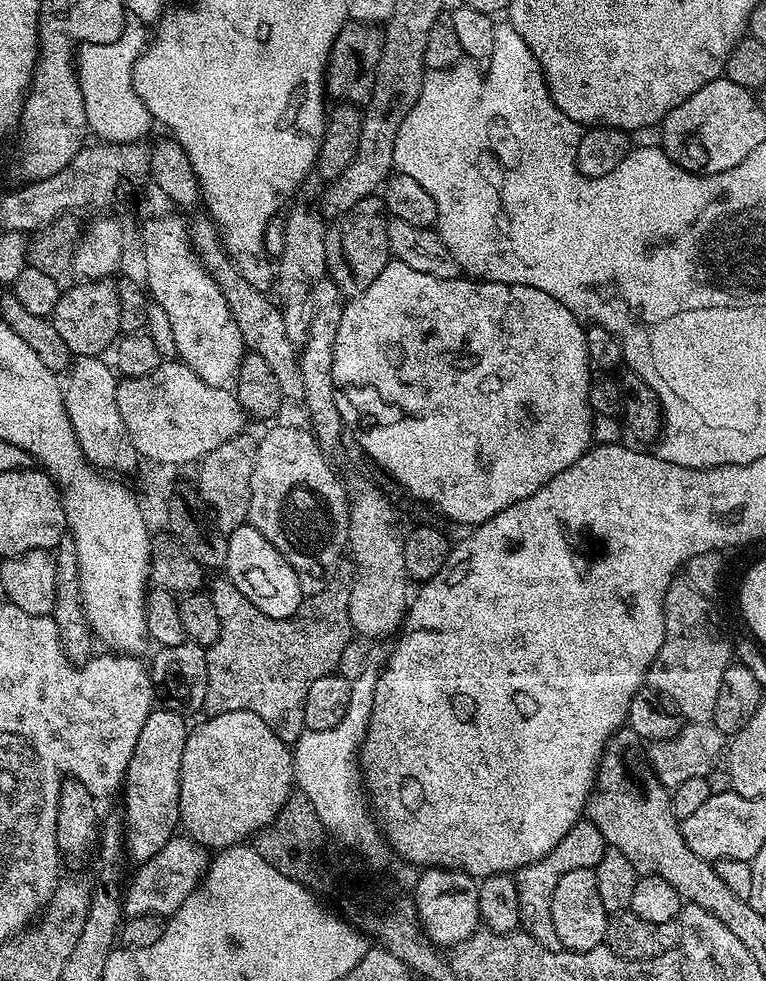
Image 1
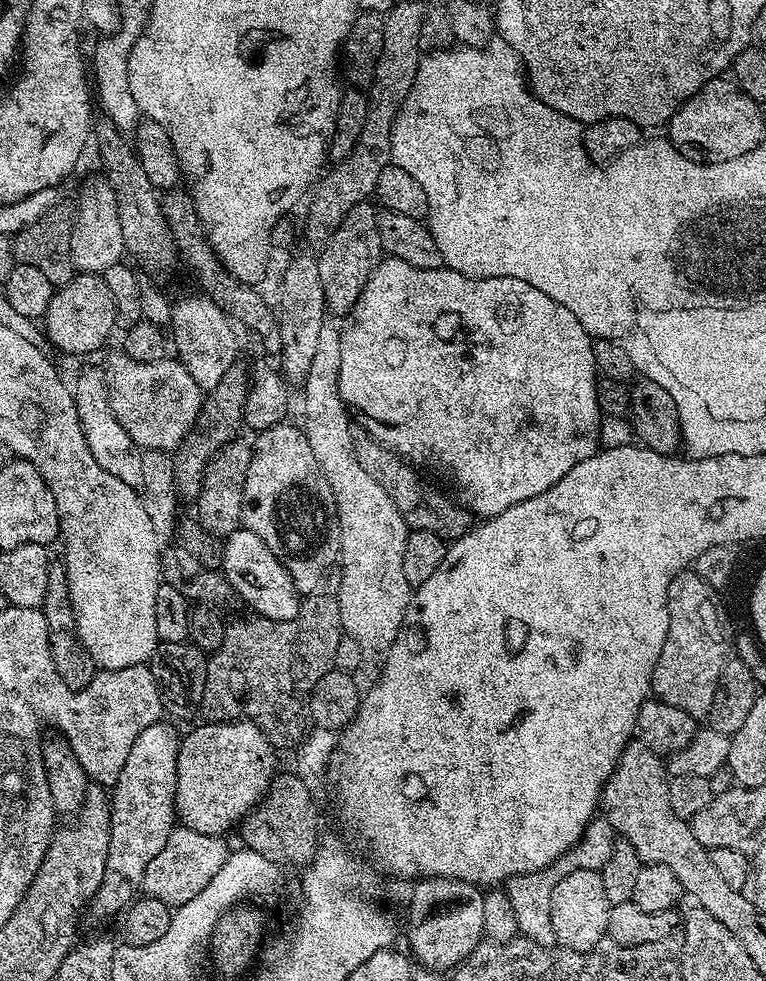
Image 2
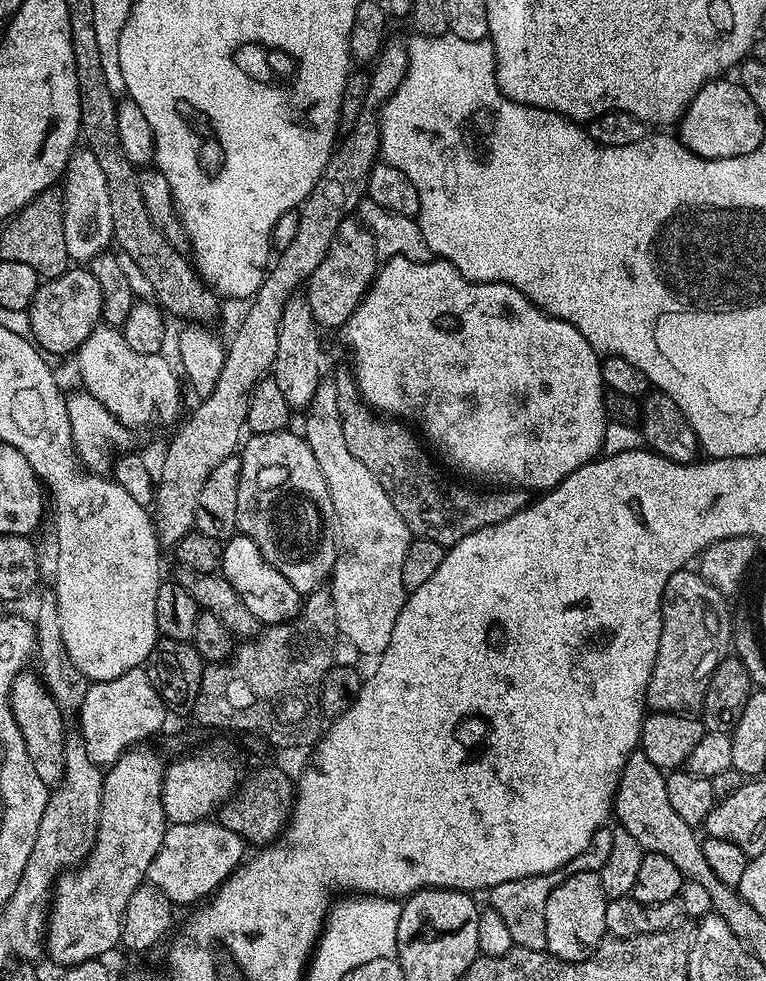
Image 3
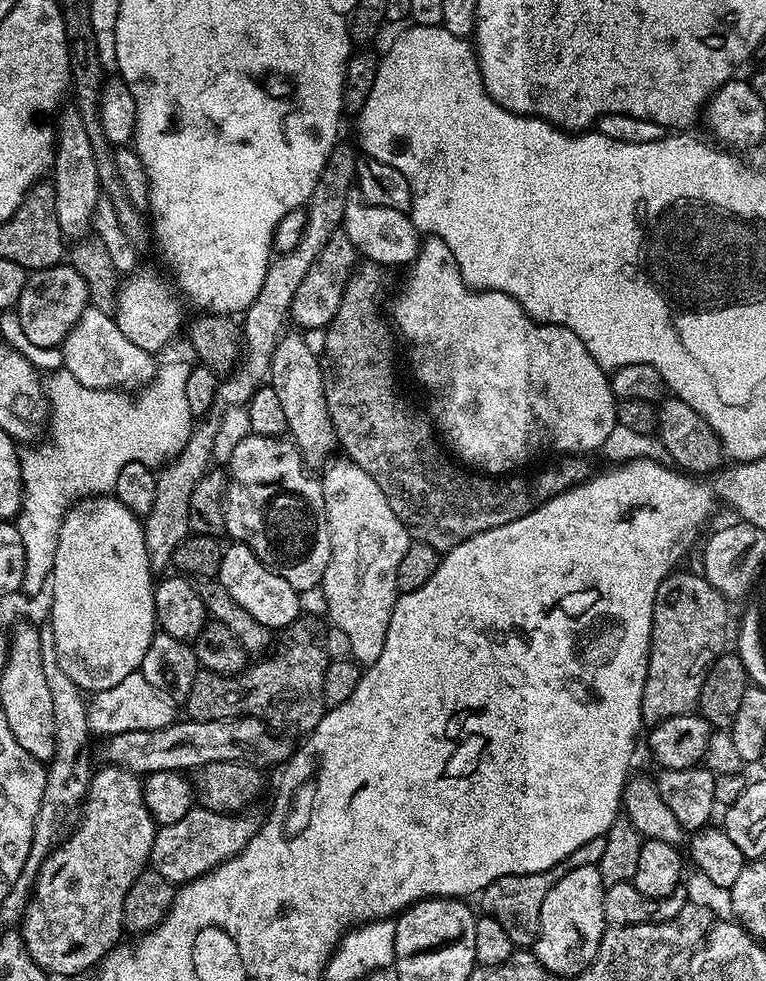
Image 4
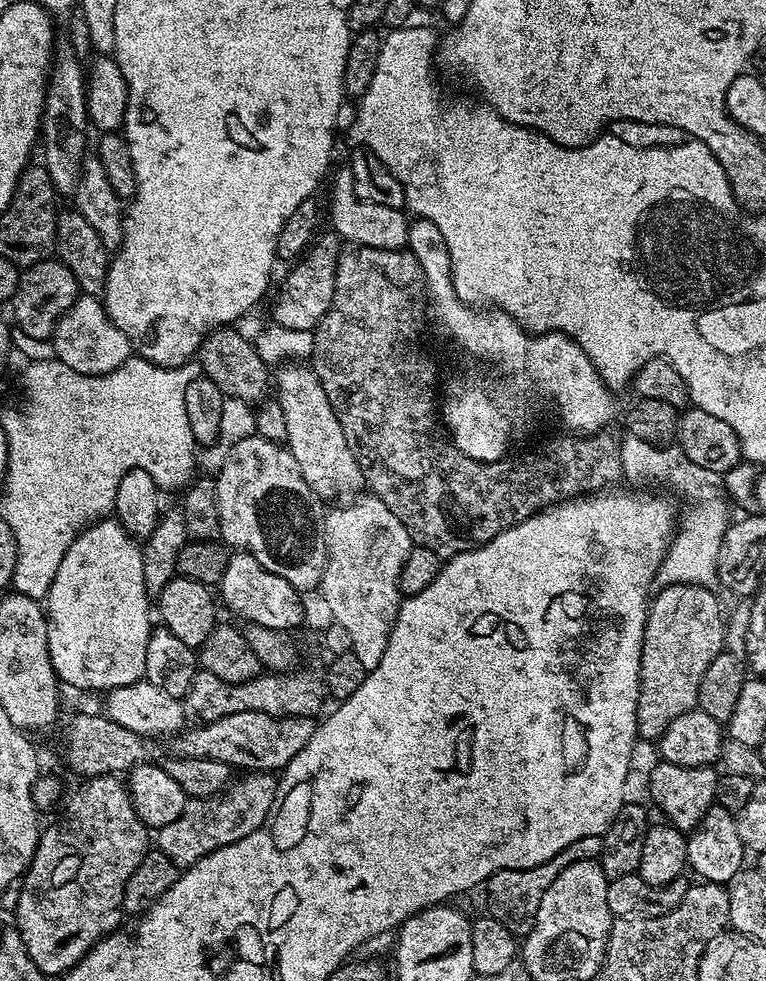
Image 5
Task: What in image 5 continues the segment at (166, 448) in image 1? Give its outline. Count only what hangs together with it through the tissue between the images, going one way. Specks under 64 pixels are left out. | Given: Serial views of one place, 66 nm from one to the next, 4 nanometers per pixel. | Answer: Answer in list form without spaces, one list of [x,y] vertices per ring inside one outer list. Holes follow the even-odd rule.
[[[77,296],[74,306],[66,310],[66,314],[56,323],[50,341],[53,344],[55,359],[61,360],[70,370],[78,370],[78,374],[87,376],[101,376],[112,372],[118,366],[122,366],[133,355],[132,344],[114,326],[114,322],[108,317],[103,303],[97,297]]]

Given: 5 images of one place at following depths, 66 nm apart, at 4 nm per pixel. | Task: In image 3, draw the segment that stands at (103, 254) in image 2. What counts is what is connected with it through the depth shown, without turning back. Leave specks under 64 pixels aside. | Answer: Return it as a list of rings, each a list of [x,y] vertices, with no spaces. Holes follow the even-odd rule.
[[[87,146],[72,153],[62,177],[64,217],[62,230],[66,234],[66,254],[72,262],[90,262],[113,247],[114,218],[110,218],[110,190],[106,190],[106,174],[98,166],[98,158]]]

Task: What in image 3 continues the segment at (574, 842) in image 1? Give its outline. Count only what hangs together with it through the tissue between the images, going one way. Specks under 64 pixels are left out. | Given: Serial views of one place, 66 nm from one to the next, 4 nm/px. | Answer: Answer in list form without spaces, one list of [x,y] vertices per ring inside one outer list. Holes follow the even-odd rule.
[[[605,826],[596,831],[592,844],[585,852],[578,854],[569,864],[565,864],[562,871],[542,874],[541,876],[527,876],[526,878],[514,878],[514,882],[498,882],[498,886],[487,889],[487,903],[495,912],[500,912],[510,929],[510,938],[517,948],[526,950],[547,949],[546,942],[546,898],[557,888],[565,876],[573,876],[579,872],[599,872],[600,867],[610,855],[610,842],[612,841],[612,828]]]

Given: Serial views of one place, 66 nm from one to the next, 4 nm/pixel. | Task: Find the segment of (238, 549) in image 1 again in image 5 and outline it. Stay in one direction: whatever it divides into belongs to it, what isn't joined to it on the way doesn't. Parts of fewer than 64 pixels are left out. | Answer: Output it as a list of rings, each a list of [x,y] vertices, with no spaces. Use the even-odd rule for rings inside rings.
[[[233,551],[229,555],[226,574],[222,574],[218,585],[218,596],[223,607],[225,604],[234,615],[241,616],[241,621],[249,624],[296,630],[304,620],[304,604],[297,588],[290,586],[286,578],[270,574],[270,570],[263,568],[248,552]]]

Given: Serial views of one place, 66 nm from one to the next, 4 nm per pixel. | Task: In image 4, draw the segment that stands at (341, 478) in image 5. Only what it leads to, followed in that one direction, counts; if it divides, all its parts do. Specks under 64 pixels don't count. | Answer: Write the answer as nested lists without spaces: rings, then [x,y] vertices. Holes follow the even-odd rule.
[[[281,335],[276,343],[272,365],[268,371],[270,386],[282,401],[292,443],[299,448],[309,465],[323,465],[333,455],[332,447],[335,449],[338,441],[326,406],[322,360],[314,350],[310,350],[310,346],[306,346],[303,335],[288,335]]]

